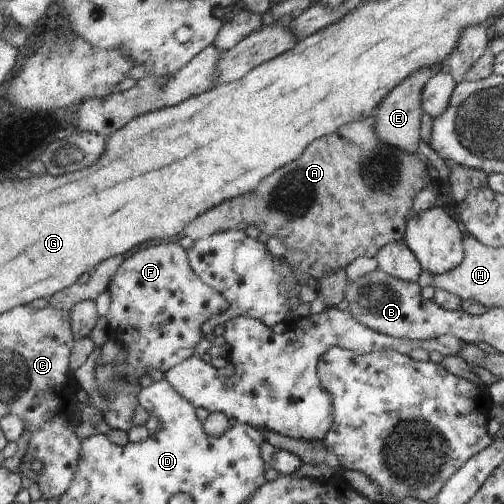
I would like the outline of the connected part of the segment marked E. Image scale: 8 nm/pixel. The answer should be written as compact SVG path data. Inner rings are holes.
M443 67L415 70L411 76L407 76L401 84L397 84L391 92L383 97L383 100L372 112L373 132L381 144L397 148L397 150L407 152L407 154L417 154L417 140L420 139L419 116L423 113L421 110L421 88L440 69Z

